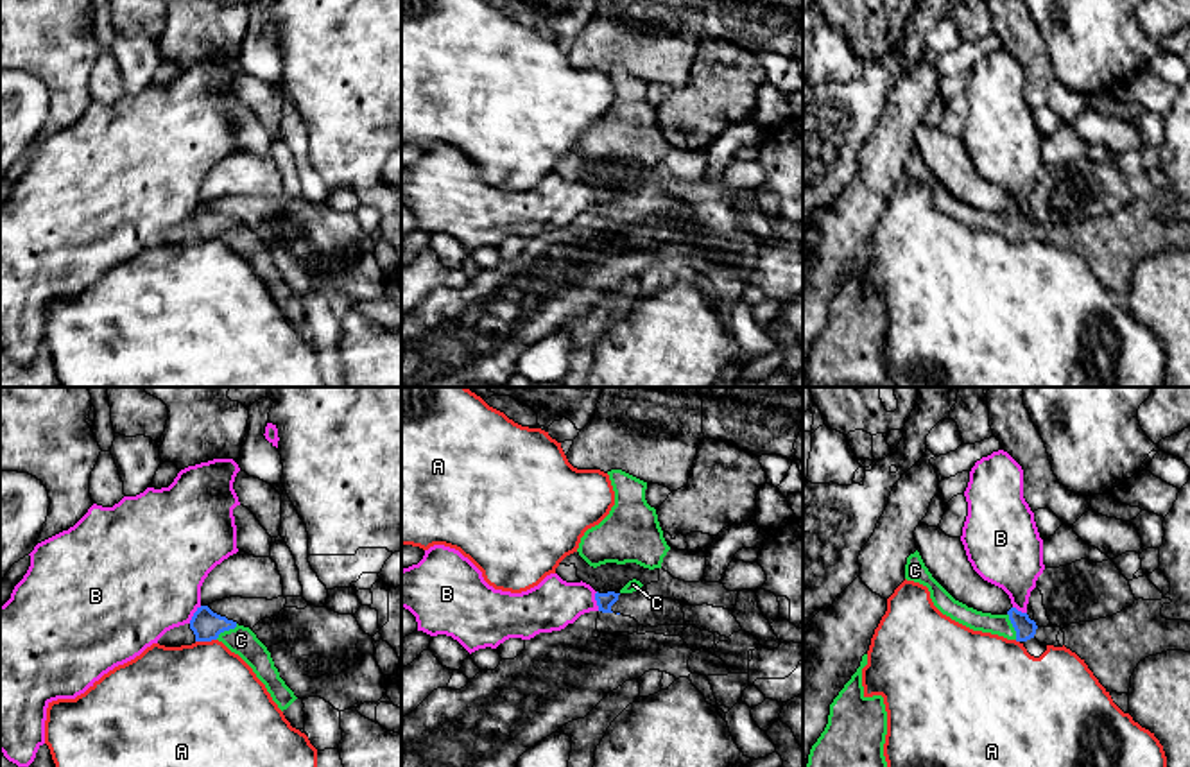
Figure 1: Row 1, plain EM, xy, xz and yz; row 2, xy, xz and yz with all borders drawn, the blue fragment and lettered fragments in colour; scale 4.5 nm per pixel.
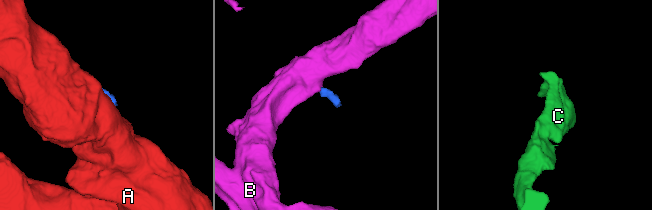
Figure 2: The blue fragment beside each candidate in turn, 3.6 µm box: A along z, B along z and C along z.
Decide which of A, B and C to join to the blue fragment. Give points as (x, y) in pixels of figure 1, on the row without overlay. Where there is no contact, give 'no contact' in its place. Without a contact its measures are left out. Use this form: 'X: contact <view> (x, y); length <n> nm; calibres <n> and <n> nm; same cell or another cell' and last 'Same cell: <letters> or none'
A: contact xy (205, 239); length 100 nm; calibres 140 and 480 nm; another cell
B: contact xy (194, 214); length 100 nm; calibres 140 and 460 nm; another cell
C: contact yz (1013, 224); length 130 nm; calibres 90 and 100 nm; same cell
Same cell: C

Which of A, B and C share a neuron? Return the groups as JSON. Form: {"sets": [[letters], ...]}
{"sets": [["A"], ["B"], ["C"]]}

